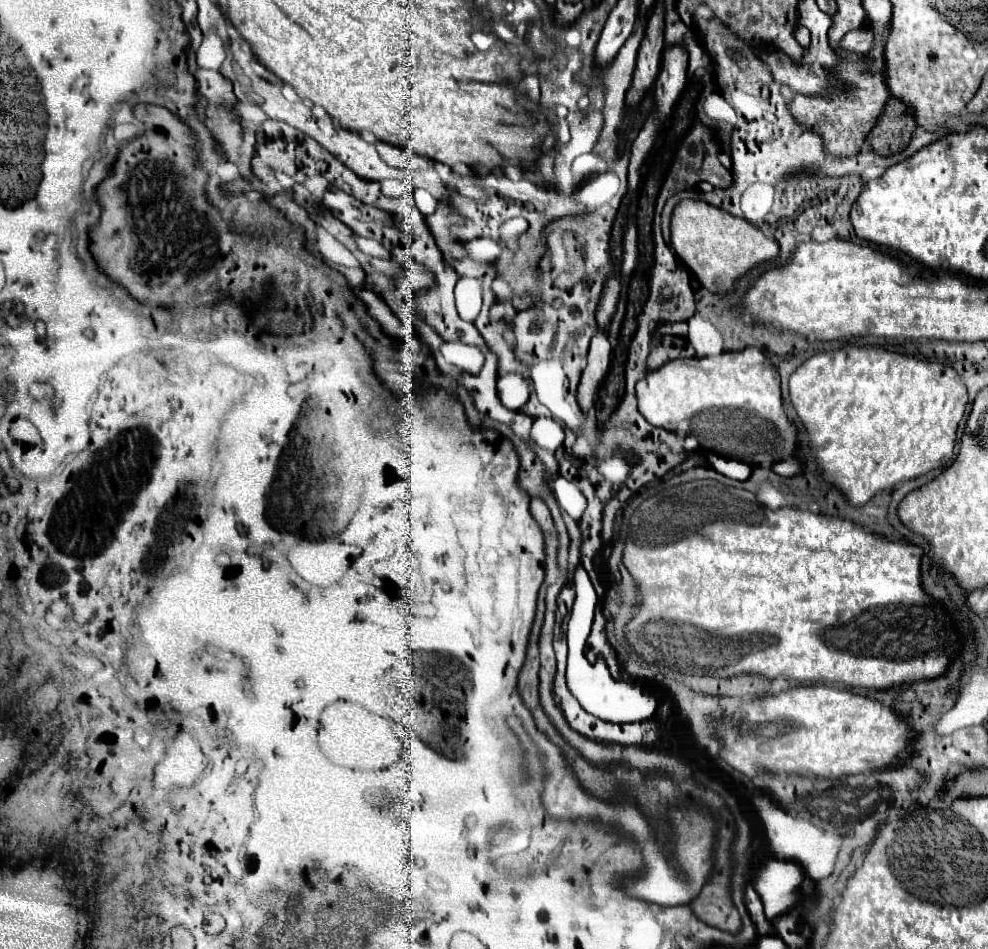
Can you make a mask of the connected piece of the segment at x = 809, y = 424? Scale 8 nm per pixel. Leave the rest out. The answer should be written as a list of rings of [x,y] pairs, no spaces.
[[[844,345],[814,353],[790,377],[792,405],[808,431],[808,445],[814,447],[824,477],[840,487],[852,505],[868,503],[878,491],[892,489],[902,481],[930,473],[954,455],[956,431],[968,405],[966,385],[952,365],[902,355],[884,347]]]

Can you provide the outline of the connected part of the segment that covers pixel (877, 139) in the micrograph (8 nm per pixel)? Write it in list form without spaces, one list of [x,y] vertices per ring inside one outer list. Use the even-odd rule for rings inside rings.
[[[890,95],[880,119],[868,135],[870,147],[880,155],[888,155],[892,145],[892,153],[898,153],[904,149],[904,145],[908,145],[916,127],[918,123],[914,119],[914,109],[906,107],[898,97]]]

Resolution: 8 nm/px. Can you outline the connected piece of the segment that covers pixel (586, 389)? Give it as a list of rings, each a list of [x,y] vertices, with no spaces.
[[[600,331],[590,343],[588,365],[582,373],[582,381],[578,387],[578,403],[580,403],[582,411],[588,411],[594,403],[594,393],[600,387],[600,383],[610,367],[610,353],[612,353],[612,347],[606,339],[606,333]]]

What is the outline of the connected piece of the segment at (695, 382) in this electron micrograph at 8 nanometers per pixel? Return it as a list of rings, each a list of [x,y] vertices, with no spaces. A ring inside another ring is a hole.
[[[744,347],[742,351],[724,351],[714,357],[692,357],[692,359],[676,359],[668,365],[650,371],[636,385],[638,395],[638,411],[646,417],[648,423],[656,427],[664,427],[676,431],[678,435],[698,435],[708,439],[708,451],[724,457],[744,461],[748,465],[774,465],[778,461],[800,459],[800,449],[804,443],[800,441],[800,431],[788,419],[782,407],[782,391],[780,391],[780,375],[772,361],[756,347]]]

